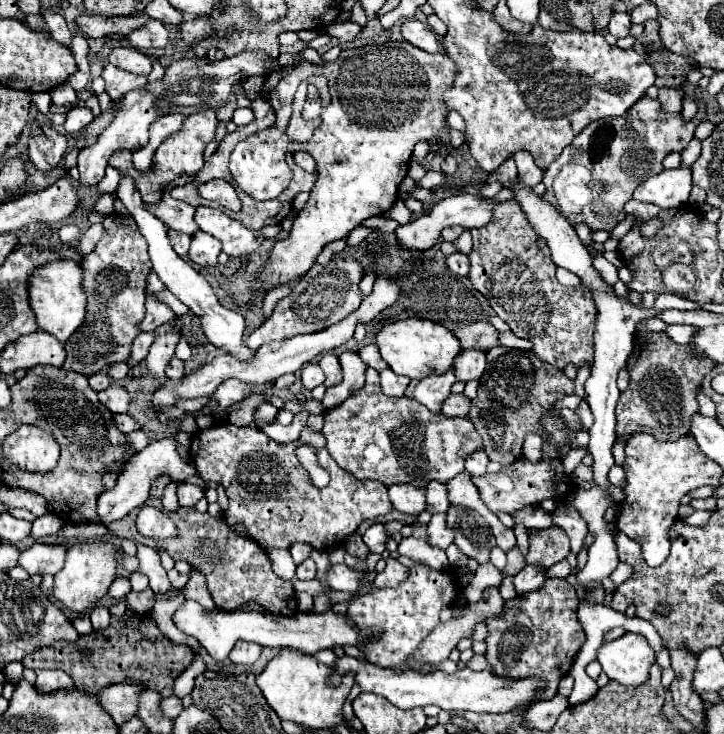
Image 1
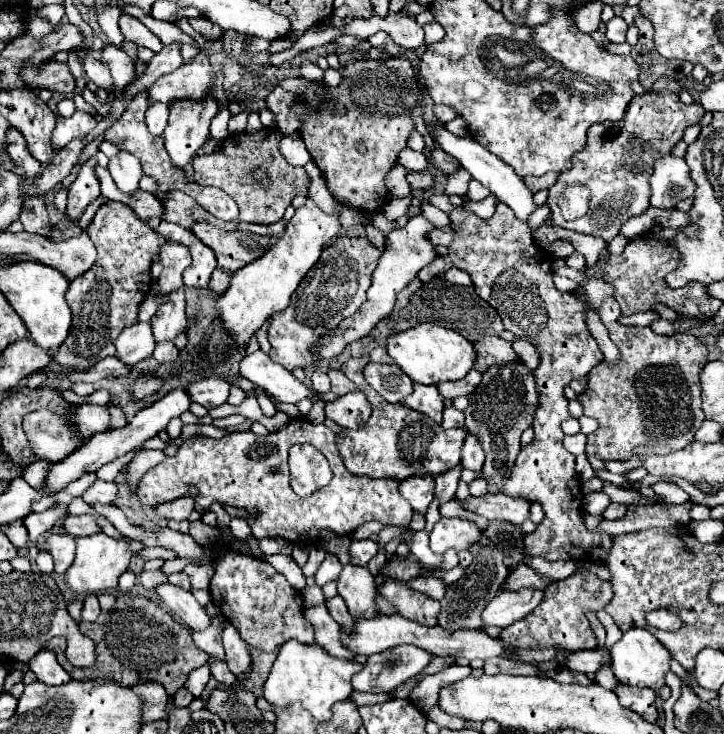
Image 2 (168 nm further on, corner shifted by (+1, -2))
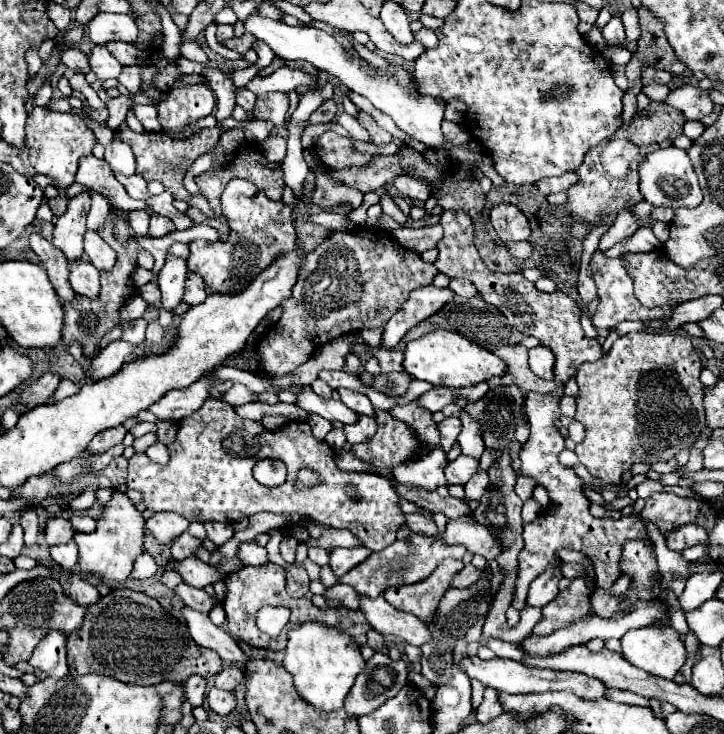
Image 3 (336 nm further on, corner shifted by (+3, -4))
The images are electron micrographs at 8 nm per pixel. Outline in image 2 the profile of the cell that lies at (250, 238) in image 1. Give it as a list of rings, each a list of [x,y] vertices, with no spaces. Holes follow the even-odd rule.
[[[196,222],[192,226],[192,234],[214,250],[218,268],[222,268],[228,274],[232,274],[232,272],[244,268],[246,264],[254,262],[256,258],[260,258],[268,246],[268,238],[264,238],[264,236],[242,234],[238,230],[224,232],[206,222]]]

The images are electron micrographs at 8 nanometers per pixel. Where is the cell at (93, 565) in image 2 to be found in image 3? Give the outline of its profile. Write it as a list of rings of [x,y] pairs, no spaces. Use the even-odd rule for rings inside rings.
[[[114,492],[112,500],[104,506],[102,518],[98,518],[98,528],[90,534],[76,534],[74,542],[78,544],[78,566],[84,576],[96,578],[96,582],[124,582],[132,572],[134,560],[142,554],[144,540],[144,518],[122,492]]]

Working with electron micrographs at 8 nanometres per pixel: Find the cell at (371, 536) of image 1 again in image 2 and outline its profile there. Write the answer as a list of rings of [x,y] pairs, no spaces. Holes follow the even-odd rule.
[[[352,540],[348,554],[350,554],[350,564],[356,566],[366,566],[370,558],[374,558],[378,552],[378,544],[374,540]]]

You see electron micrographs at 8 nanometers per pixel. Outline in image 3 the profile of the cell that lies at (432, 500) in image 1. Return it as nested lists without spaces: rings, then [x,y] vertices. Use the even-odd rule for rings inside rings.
[[[460,454],[454,462],[448,462],[444,474],[446,484],[466,484],[478,472],[478,460]]]

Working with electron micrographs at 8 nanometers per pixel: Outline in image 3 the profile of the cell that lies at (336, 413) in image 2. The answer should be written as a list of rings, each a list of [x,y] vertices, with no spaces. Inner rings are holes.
[[[358,414],[358,422],[352,426],[344,426],[344,432],[346,432],[346,440],[350,444],[368,442],[368,438],[372,438],[372,434],[376,432],[376,420],[368,418],[364,414]]]

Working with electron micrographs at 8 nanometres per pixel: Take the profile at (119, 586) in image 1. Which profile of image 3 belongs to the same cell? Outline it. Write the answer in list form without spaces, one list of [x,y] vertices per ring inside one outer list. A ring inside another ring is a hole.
[[[144,552],[144,554],[140,554],[140,558],[134,562],[134,570],[132,570],[130,578],[132,578],[132,580],[144,580],[144,578],[154,576],[156,570],[158,570],[158,566],[156,566],[154,558]]]

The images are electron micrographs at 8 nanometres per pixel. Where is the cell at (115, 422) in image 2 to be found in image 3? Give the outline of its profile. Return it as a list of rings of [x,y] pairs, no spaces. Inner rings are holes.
[[[124,426],[108,428],[108,430],[104,430],[104,432],[100,432],[100,434],[96,434],[96,436],[92,438],[92,442],[88,444],[88,450],[90,450],[90,452],[106,452],[108,448],[112,448],[112,446],[116,446],[116,444],[122,444],[122,440],[124,440],[126,434],[128,434],[128,432],[126,432]]]

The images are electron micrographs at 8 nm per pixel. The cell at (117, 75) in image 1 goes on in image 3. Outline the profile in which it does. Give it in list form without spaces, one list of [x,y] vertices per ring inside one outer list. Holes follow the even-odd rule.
[[[64,48],[62,64],[66,64],[68,68],[72,68],[76,72],[88,72],[90,70],[88,56],[84,52],[80,52],[78,48]]]

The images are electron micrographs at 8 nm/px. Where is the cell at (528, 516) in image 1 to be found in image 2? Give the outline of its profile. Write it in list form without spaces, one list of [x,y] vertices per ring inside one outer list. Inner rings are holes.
[[[484,494],[480,498],[470,496],[468,500],[460,500],[462,508],[484,516],[486,520],[506,520],[512,524],[522,524],[528,518],[528,500],[526,498],[512,498],[506,494]]]

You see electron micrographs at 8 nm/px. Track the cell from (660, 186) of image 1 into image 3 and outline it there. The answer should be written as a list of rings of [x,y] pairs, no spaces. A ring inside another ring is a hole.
[[[674,146],[650,152],[640,164],[640,192],[652,206],[696,208],[702,202],[702,190],[698,186],[692,162],[684,150],[678,150]]]

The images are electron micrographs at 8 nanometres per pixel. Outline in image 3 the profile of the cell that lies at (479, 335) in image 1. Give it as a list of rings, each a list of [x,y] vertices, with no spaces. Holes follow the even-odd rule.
[[[518,344],[518,346],[500,346],[500,348],[494,348],[492,352],[506,362],[508,370],[500,378],[490,378],[488,380],[490,388],[496,388],[500,384],[516,384],[520,386],[524,396],[532,390],[544,392],[544,394],[554,390],[554,382],[536,378],[536,374],[532,374],[532,370],[528,368],[528,348]]]

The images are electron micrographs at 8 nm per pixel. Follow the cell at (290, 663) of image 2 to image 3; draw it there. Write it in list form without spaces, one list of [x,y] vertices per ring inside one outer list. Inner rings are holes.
[[[306,622],[298,630],[288,632],[288,646],[284,650],[282,666],[292,674],[294,688],[300,694],[300,698],[308,702],[314,710],[320,712],[340,710],[348,690],[352,688],[364,664],[366,662],[354,638],[340,634],[338,630],[328,630],[318,622]]]

